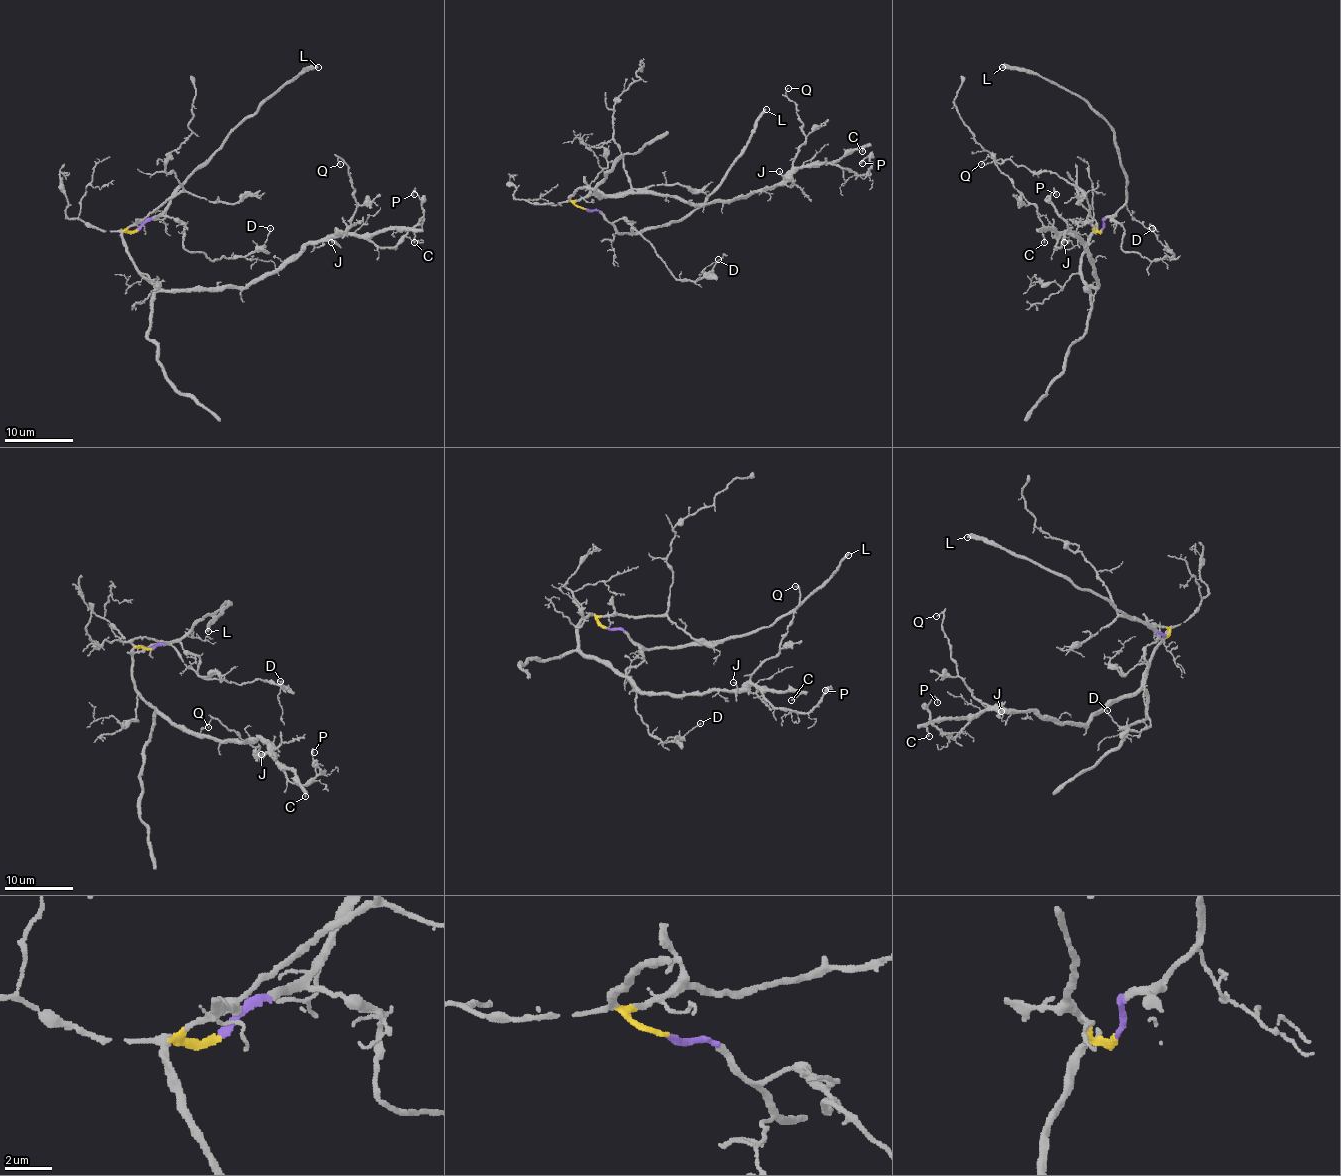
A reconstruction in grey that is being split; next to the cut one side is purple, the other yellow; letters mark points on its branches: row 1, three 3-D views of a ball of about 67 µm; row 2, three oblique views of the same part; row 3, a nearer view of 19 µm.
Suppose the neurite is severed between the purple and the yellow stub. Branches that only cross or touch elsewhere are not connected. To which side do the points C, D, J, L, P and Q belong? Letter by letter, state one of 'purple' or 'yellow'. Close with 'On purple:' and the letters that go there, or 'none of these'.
C: yellow
D: purple
J: yellow
L: purple
P: yellow
Q: yellow
On purple: D, L

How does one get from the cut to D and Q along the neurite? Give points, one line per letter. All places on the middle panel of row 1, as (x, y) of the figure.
D: (586, 208), (598, 210), (610, 222), (626, 219), (675, 277), (704, 277), (718, 260)
Q: (586, 208), (571, 200), (579, 188), (727, 201), (778, 184), (805, 135), (788, 88)

